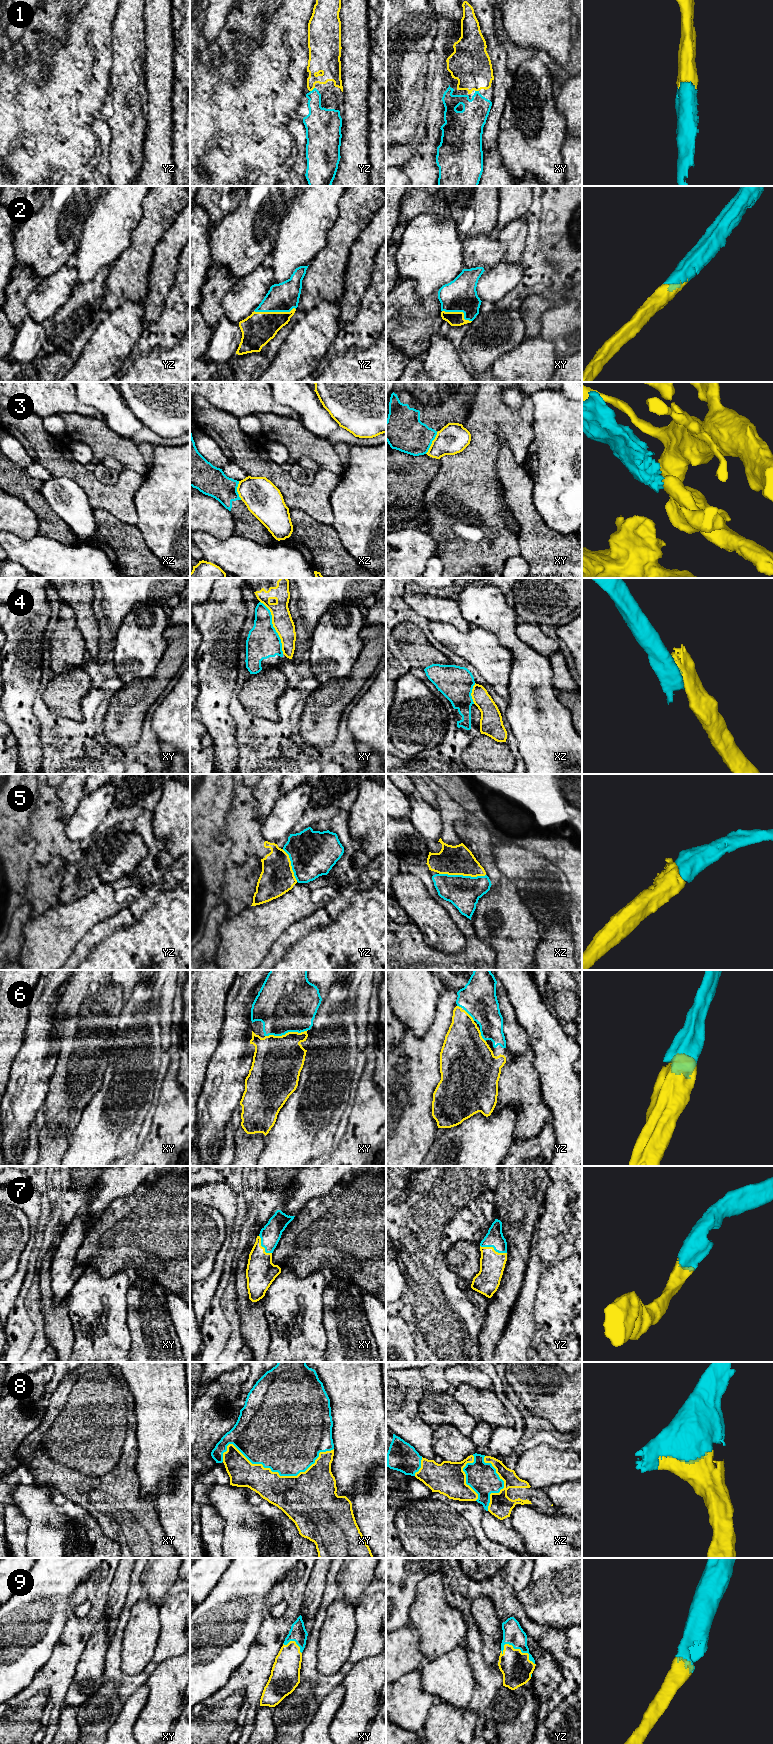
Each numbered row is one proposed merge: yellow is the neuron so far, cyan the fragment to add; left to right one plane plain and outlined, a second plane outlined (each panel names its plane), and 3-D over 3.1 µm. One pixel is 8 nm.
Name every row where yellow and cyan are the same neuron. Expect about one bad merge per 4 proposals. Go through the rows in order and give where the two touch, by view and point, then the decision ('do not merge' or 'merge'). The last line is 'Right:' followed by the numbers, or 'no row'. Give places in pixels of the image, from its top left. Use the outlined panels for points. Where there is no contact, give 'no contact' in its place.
1: yz (312, 89) | merge
2: yz (274, 312) | merge
3: xy (432, 443) | do not merge
4: xy (273, 626) | do not merge
5: xz (462, 874) | merge
6: xy (286, 1033) | merge
7: yz (493, 1248) | merge
8: xy (274, 1472) | merge
9: yz (520, 1651) | merge
Right: 1, 2, 5, 6, 7, 8, 9

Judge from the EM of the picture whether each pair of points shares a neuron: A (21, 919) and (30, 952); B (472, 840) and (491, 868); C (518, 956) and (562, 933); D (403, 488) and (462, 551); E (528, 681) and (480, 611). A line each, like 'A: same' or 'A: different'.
A: different
B: same
C: different
D: different
E: same

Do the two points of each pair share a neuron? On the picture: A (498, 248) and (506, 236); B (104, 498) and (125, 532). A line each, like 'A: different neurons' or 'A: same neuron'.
A: different neurons
B: different neurons

